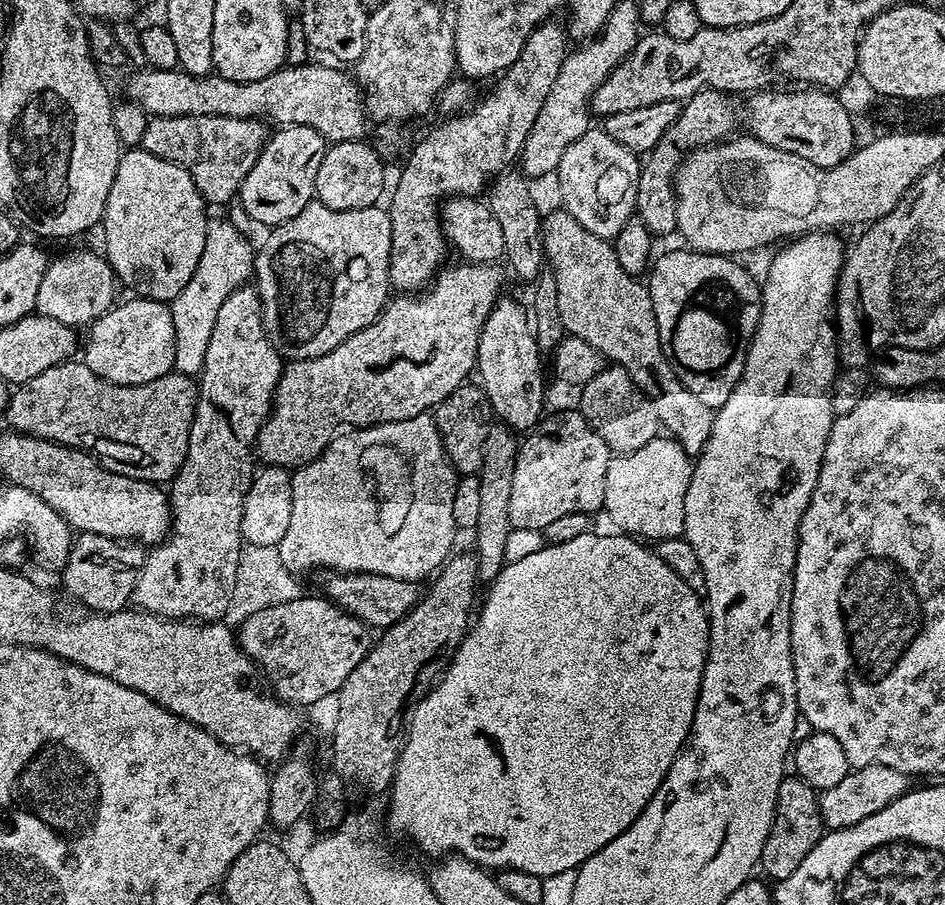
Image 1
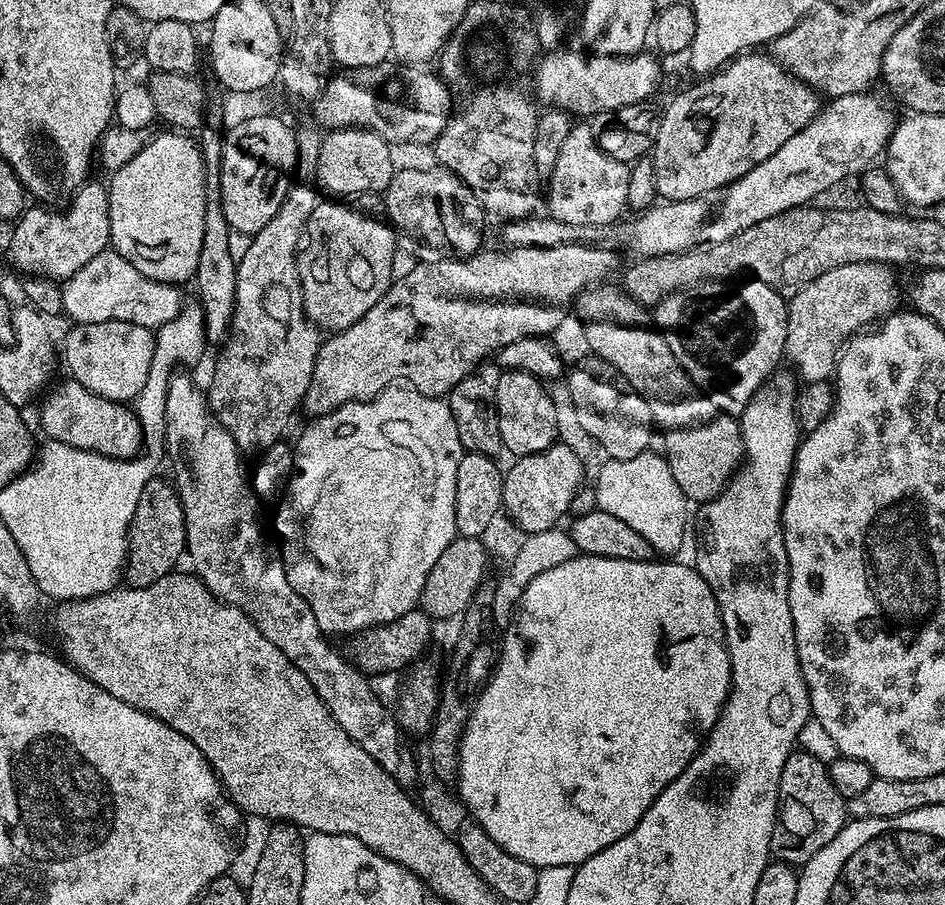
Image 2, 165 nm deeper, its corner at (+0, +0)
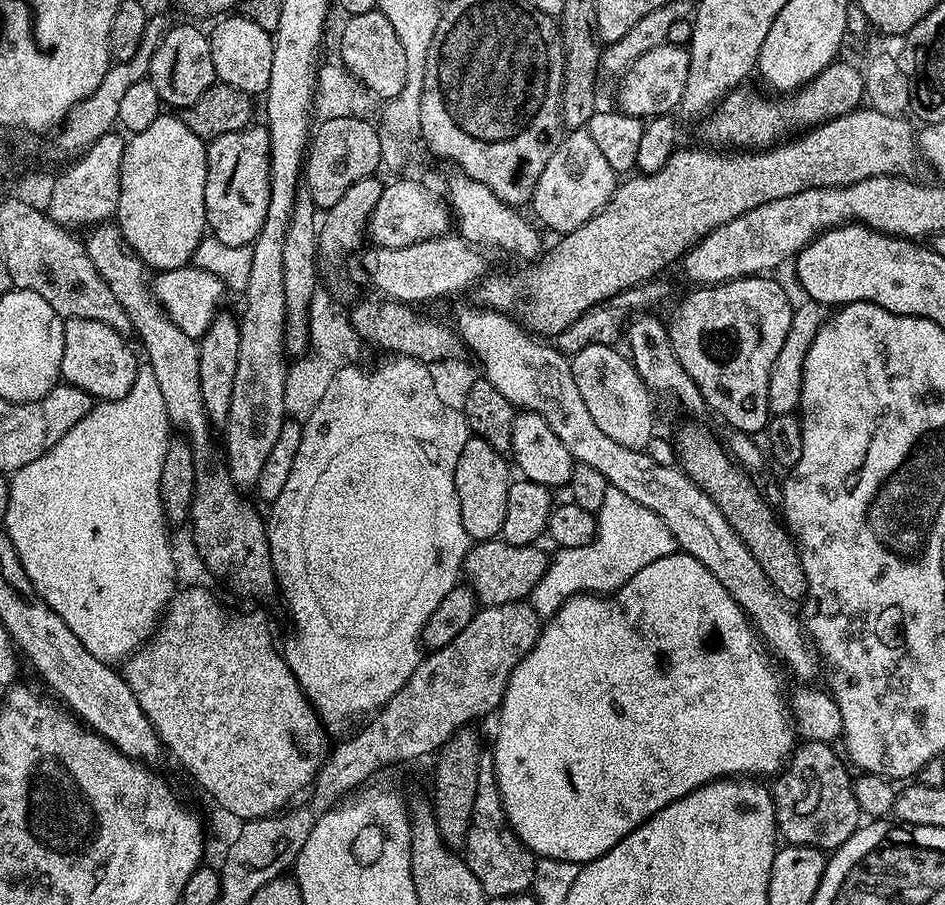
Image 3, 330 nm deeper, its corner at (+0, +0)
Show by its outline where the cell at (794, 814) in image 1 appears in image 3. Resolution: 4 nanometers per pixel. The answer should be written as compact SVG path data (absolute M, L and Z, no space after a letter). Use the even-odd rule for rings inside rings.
M823 740L801 743L775 777L776 785L771 785L776 827L788 844L834 850L861 827L862 813L852 789L853 773L848 773L849 765L842 759L841 753L832 748L835 747Z

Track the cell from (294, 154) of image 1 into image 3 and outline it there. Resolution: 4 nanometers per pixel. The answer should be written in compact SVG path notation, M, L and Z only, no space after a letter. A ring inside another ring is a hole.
M256 127L222 134L207 145L206 228L226 246L252 245L266 222L266 206L270 206L270 138L267 127Z

